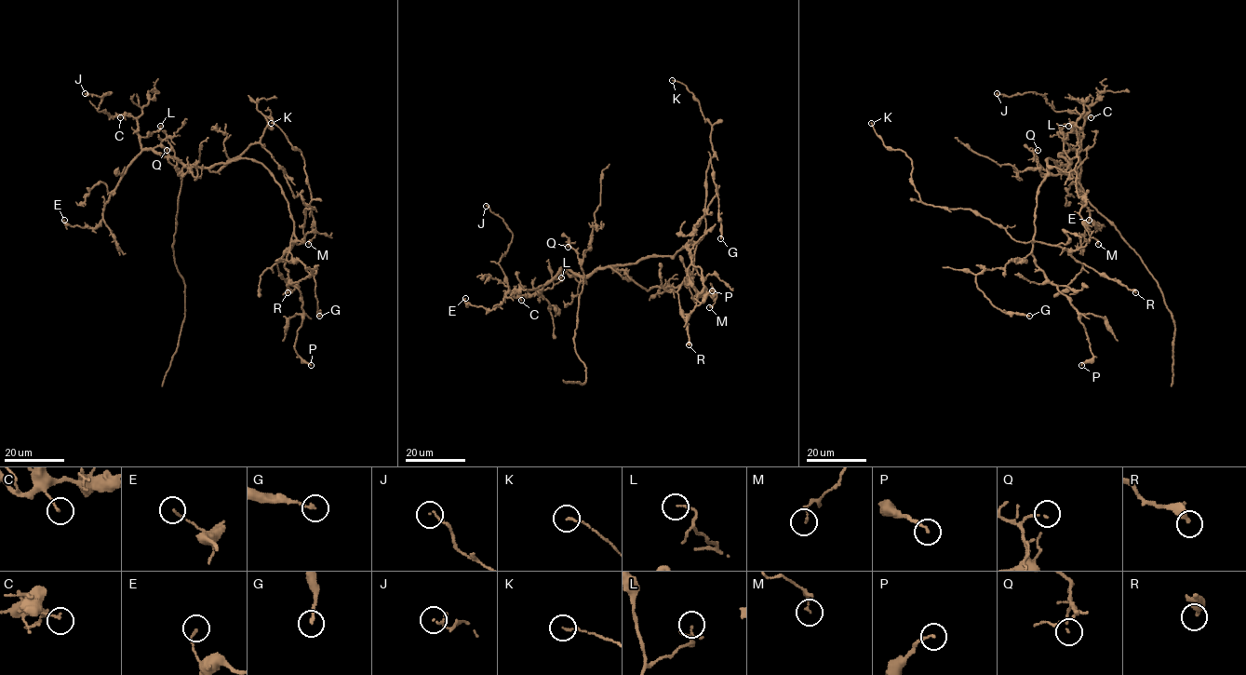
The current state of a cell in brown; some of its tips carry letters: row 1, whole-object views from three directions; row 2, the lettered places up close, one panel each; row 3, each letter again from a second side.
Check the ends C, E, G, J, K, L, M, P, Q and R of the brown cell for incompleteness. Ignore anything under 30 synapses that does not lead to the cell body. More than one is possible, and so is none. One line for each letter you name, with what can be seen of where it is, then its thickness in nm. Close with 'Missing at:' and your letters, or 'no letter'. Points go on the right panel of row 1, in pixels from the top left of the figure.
Missing at: no letter

